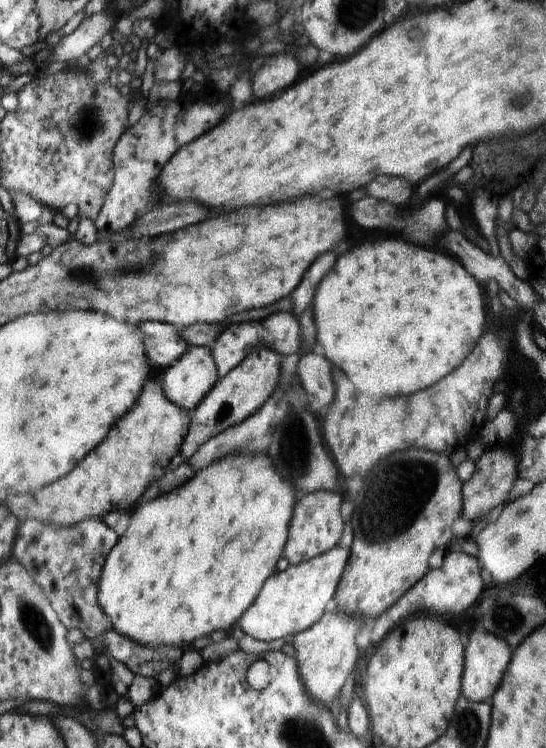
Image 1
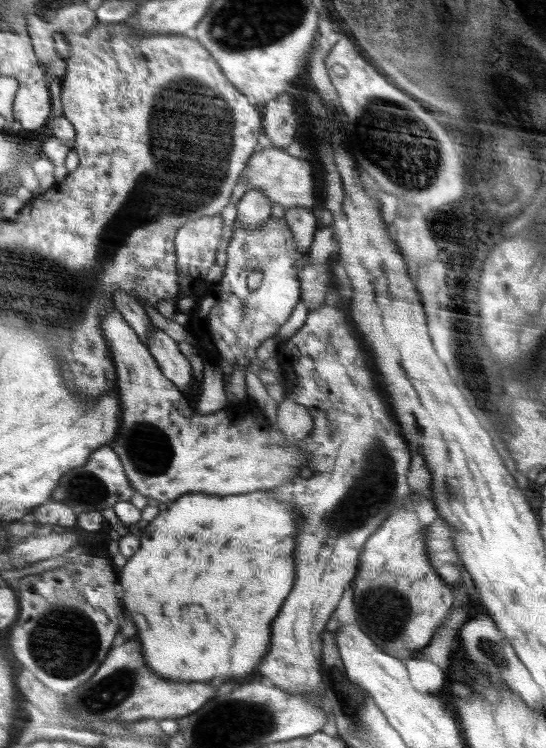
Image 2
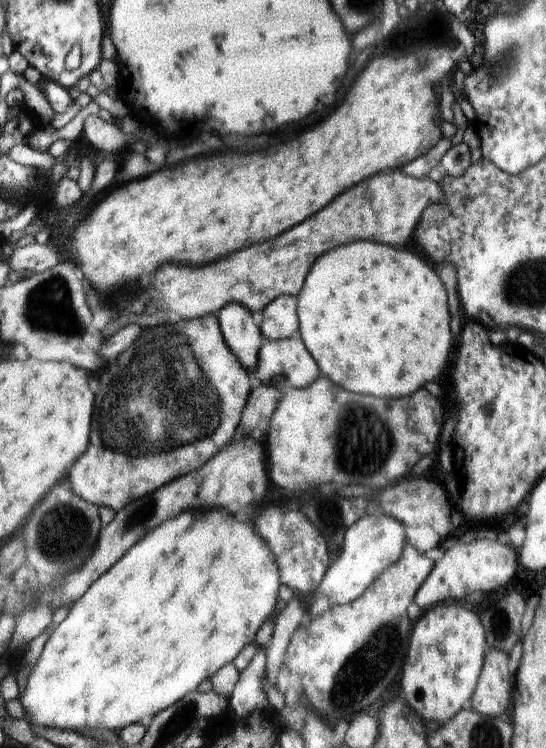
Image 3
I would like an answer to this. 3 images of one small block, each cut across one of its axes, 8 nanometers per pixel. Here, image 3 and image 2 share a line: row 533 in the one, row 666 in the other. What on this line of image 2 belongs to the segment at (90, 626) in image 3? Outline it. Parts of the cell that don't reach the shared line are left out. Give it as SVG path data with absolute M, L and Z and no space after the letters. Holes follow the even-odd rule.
M260 490L260 492L240 494L240 496L206 496L202 492L198 492L198 494L192 492L186 496L180 496L168 510L160 512L158 518L154 518L148 524L148 528L140 534L142 544L140 544L138 554L134 554L128 559L127 564L120 568L120 585L124 588L124 596L122 596L124 598L122 602L126 602L124 608L130 612L132 620L138 624L138 638L142 642L144 656L146 656L144 661L150 669L154 670L154 673L174 681L184 680L184 682L192 683L206 680L208 682L210 678L216 678L216 676L246 676L260 664L260 660L264 658L268 644L270 644L270 624L278 616L280 606L284 604L286 596L290 594L290 590L294 586L296 568L294 568L292 554L294 554L294 534L298 532L296 522L298 522L298 511L294 511L294 507L276 499L273 492Z

